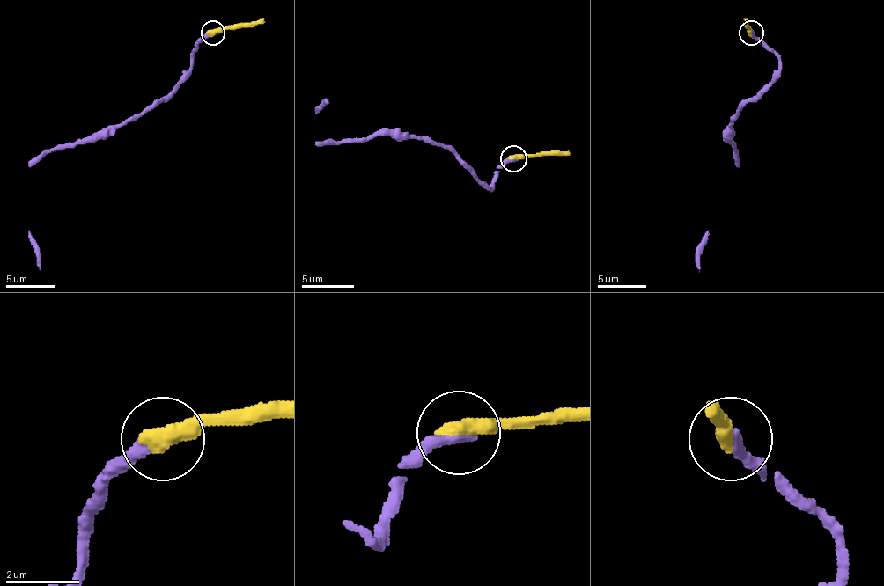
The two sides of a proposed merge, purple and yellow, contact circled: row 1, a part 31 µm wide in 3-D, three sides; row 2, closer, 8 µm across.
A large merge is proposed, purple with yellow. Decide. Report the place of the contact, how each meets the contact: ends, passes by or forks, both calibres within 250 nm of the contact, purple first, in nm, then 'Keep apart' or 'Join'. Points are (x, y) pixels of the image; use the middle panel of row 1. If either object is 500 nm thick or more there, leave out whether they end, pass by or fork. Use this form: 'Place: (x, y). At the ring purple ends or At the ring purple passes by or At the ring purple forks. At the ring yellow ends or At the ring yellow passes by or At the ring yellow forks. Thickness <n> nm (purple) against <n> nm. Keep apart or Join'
Place: (513, 158). Thickness 400 nm (purple) against 550 nm. Join

